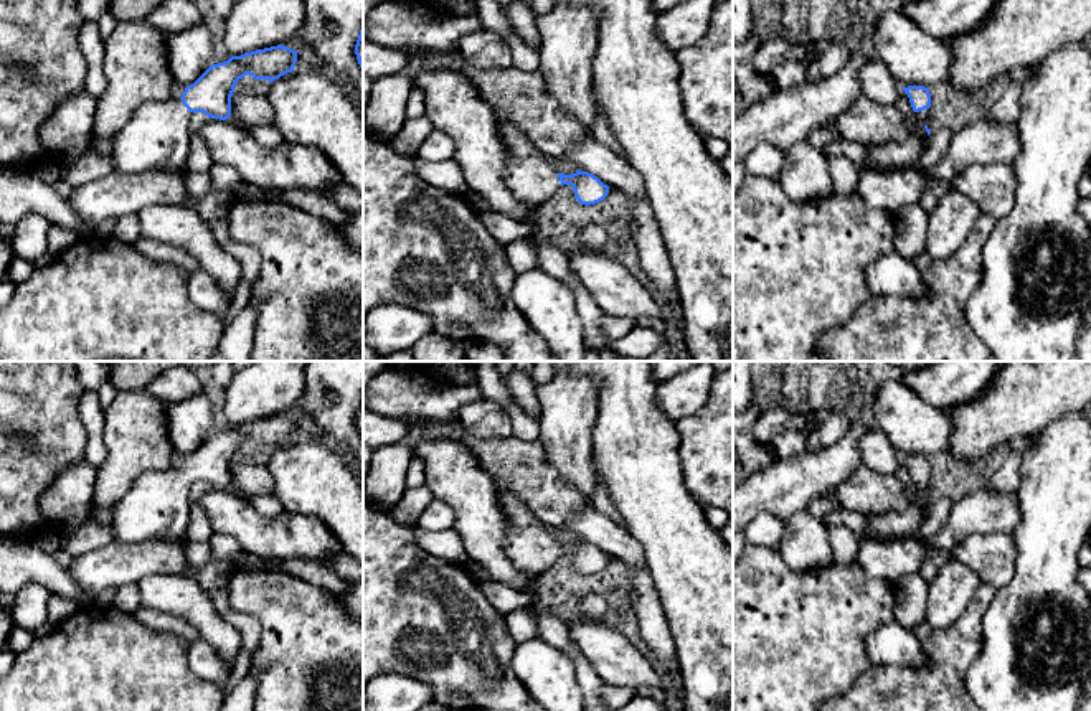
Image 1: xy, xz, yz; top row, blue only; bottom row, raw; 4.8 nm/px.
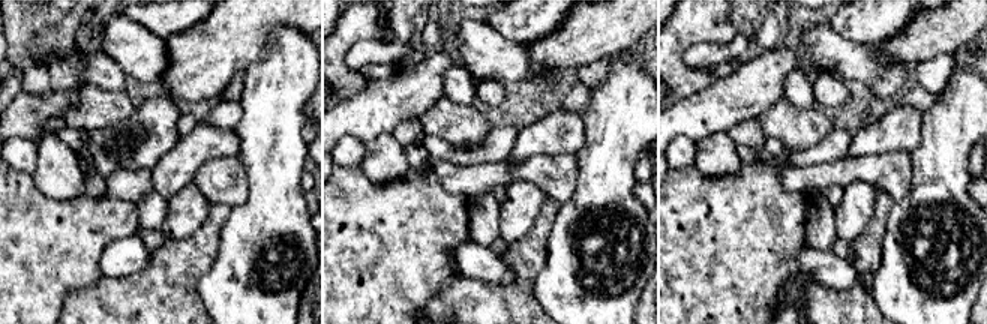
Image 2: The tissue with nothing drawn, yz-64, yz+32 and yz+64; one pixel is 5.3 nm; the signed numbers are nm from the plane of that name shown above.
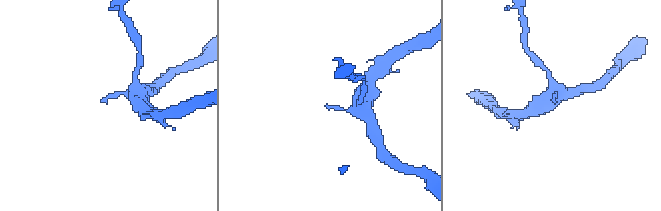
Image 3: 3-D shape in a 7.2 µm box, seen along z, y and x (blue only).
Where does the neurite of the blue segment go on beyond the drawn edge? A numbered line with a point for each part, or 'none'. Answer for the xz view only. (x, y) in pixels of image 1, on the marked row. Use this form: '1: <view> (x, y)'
1: xz (530, 177)

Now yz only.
1: yz (902, 155)

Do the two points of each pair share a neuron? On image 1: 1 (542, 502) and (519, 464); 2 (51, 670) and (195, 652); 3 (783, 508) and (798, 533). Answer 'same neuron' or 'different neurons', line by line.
1: same neuron
2: different neurons
3: different neurons

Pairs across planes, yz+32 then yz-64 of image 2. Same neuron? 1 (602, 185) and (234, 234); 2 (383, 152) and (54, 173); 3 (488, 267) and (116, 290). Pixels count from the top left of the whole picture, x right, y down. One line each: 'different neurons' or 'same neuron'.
1: same neuron
2: same neuron
3: different neurons

